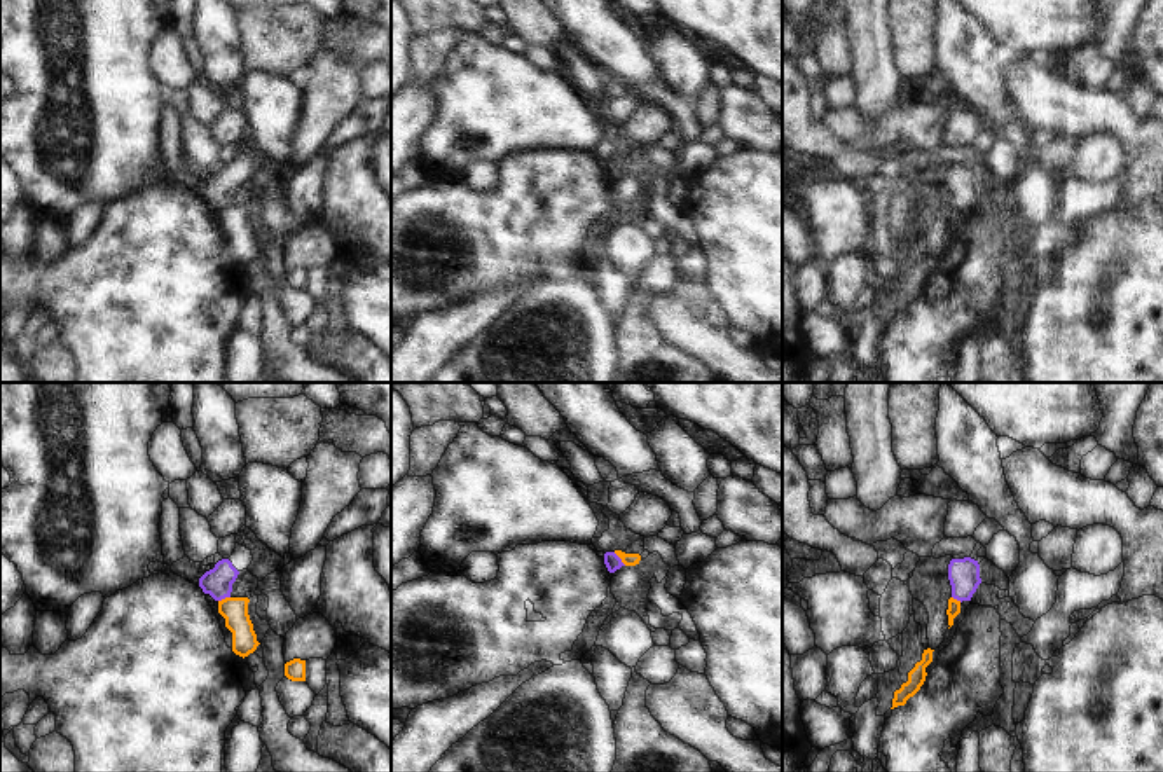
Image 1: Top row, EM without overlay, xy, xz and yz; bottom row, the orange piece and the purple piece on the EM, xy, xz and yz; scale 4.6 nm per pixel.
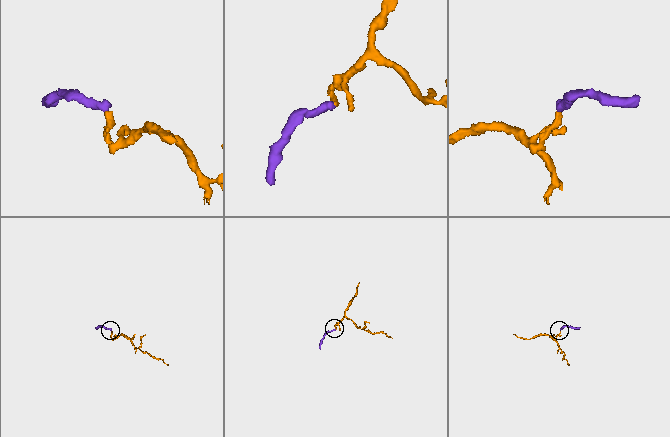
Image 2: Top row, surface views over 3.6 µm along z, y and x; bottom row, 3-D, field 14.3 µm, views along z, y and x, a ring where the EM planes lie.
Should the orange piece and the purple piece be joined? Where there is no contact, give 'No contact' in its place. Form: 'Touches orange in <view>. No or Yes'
Touches orange in xz. No.

